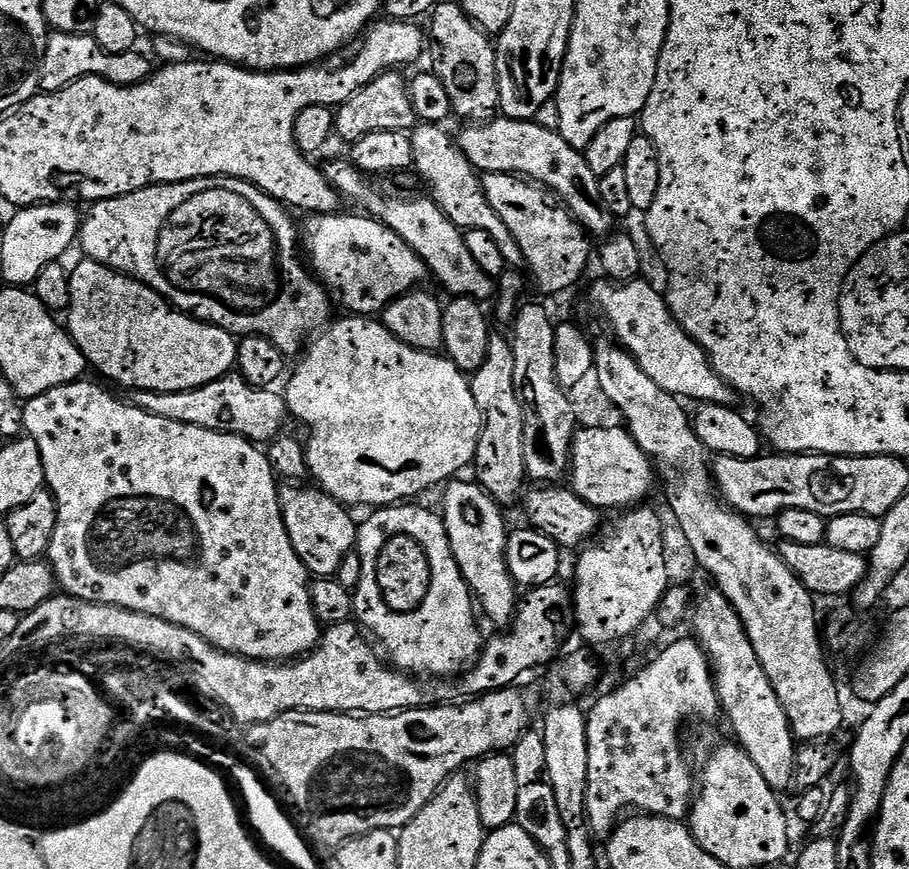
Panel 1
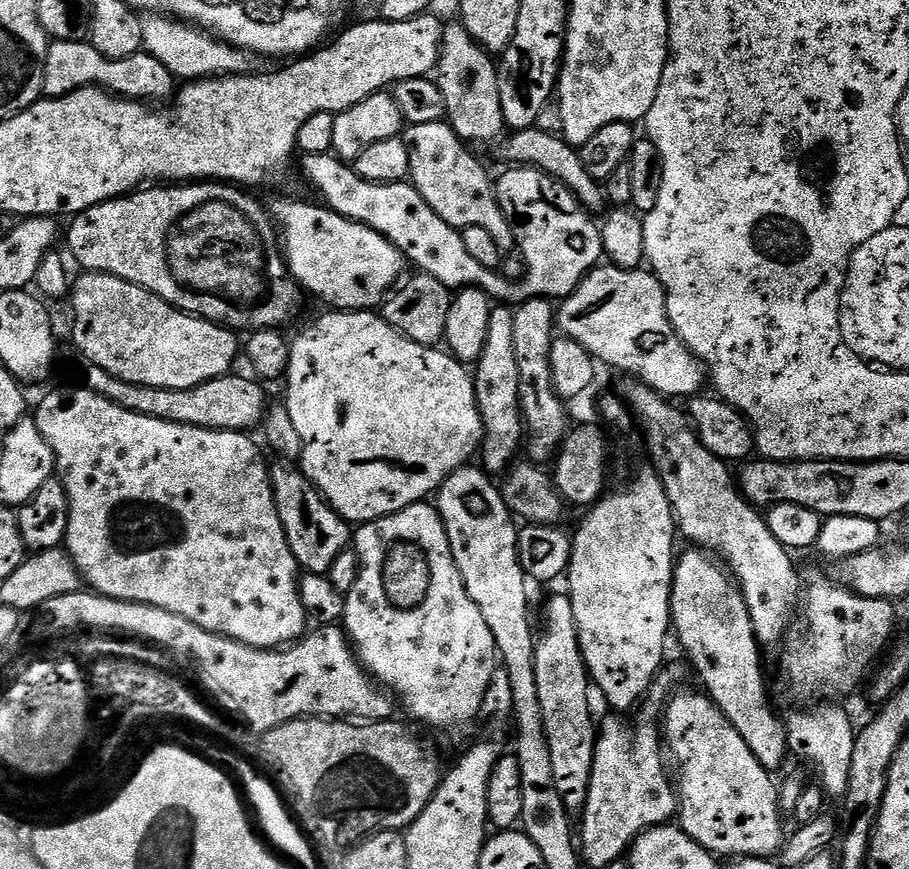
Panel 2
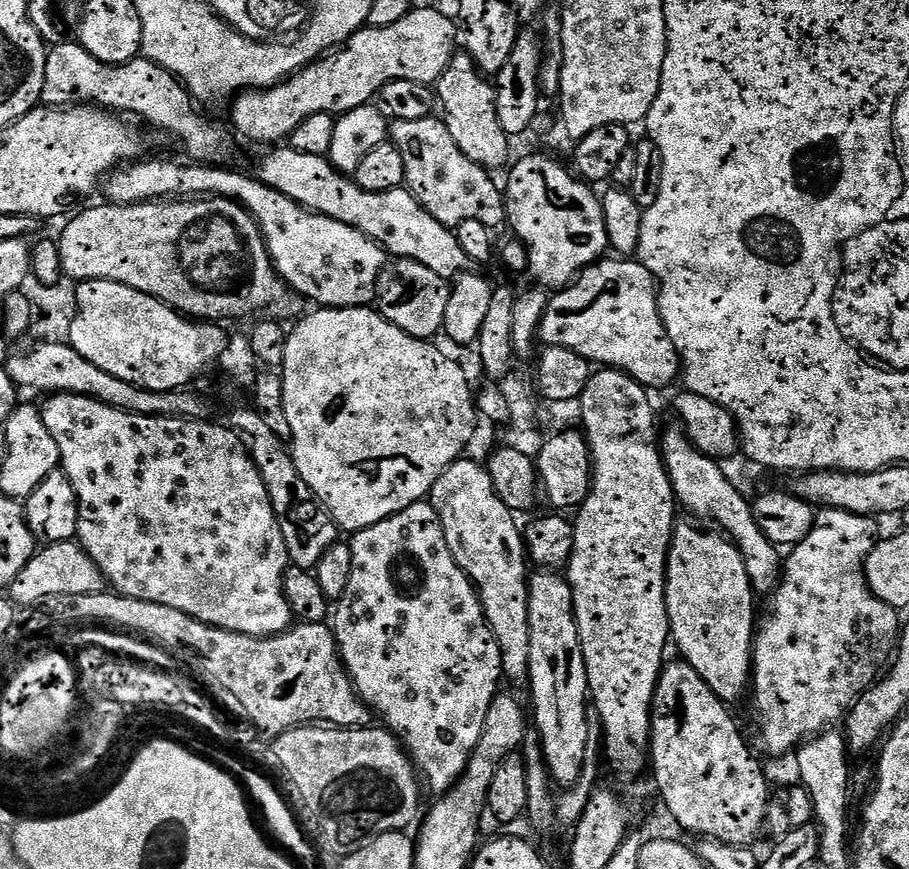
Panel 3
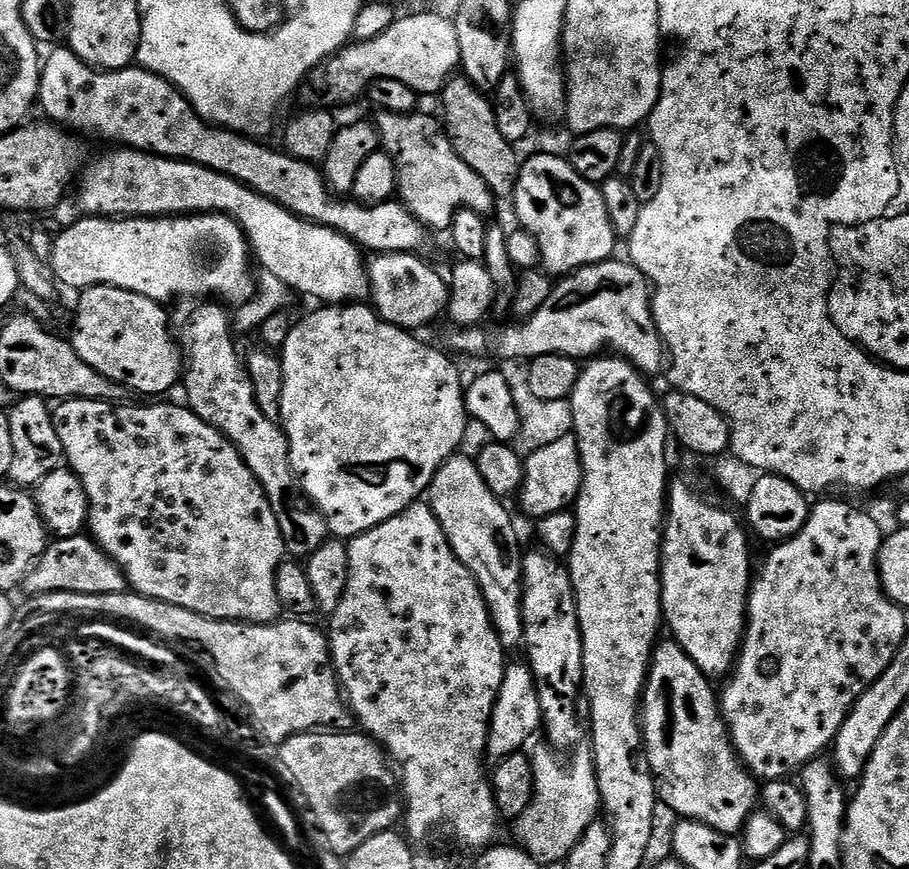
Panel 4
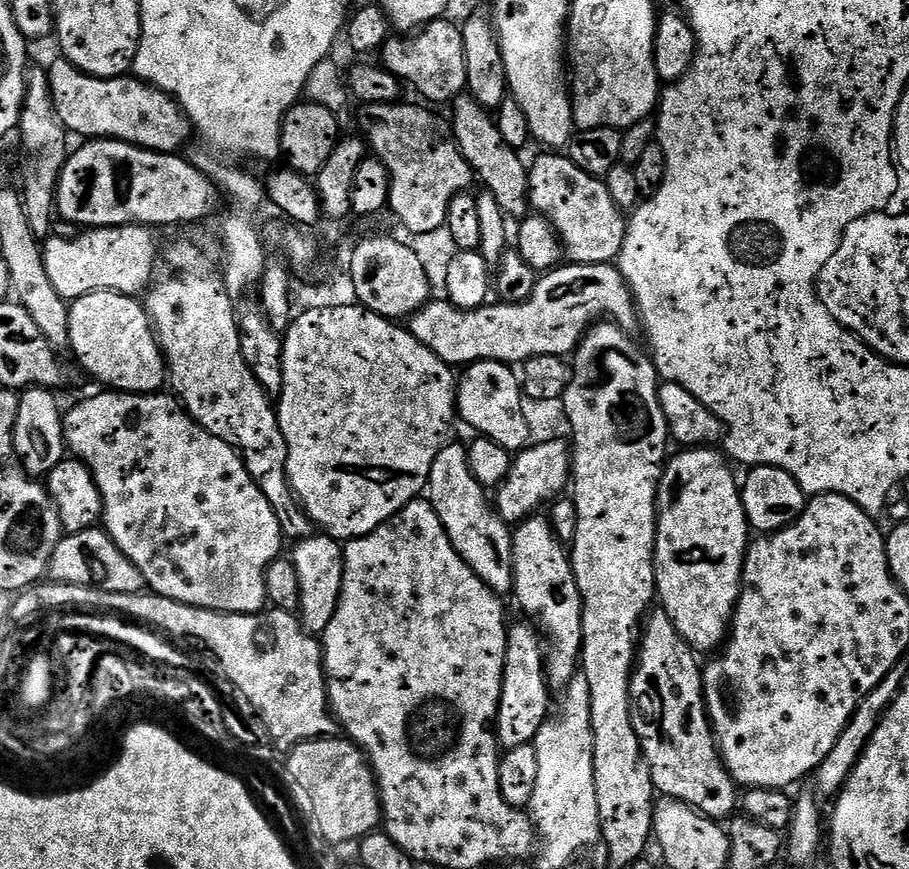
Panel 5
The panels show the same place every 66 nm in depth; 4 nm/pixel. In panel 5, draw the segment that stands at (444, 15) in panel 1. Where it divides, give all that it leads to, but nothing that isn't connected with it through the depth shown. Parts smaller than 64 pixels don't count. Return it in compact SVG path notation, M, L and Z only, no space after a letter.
M467 94L457 96L450 111L452 111L452 116L450 115L452 137L456 139L460 153L472 167L475 179L479 183L480 180L484 183L483 191L494 194L494 199L498 201L498 206L502 206L506 217L524 218L528 216L530 212L528 169L521 165L517 149L511 148L506 138L502 138L493 113Z

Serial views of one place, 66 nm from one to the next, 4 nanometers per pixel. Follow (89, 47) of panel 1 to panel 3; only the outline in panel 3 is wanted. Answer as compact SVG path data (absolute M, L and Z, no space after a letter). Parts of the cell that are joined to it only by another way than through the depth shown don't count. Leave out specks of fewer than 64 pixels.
M79 42L53 44L48 48L46 78L42 82L40 99L53 108L95 106L129 117L137 116L150 127L168 132L169 138L182 151L188 152L187 159L192 162L207 162L216 166L228 162L236 152L232 145L233 133L216 120L200 117L196 109L199 107L194 103L191 92L180 83L179 78L143 58L125 64L107 64L94 58L94 54L90 54Z

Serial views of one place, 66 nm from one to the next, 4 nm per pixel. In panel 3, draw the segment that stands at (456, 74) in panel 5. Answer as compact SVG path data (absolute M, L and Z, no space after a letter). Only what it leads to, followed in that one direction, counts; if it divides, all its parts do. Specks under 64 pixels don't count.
M429 6L423 8L413 7L394 26L382 26L381 28L362 27L339 48L323 55L313 64L307 64L299 72L289 76L273 88L257 88L239 93L231 101L232 124L231 127L237 133L241 132L248 140L256 144L268 144L264 146L276 146L287 141L306 118L314 118L314 114L326 114L332 116L341 112L347 112L350 102L372 102L377 99L386 86L386 82L401 80L402 82L422 82L429 86L435 85L436 79L446 70L446 66L458 48L457 25L445 15L438 14L437 10Z

